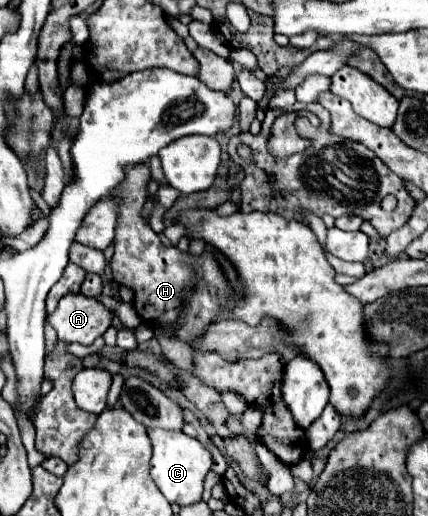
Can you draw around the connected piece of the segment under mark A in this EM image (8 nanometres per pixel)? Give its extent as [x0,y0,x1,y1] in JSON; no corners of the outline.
[49,294,113,346]

